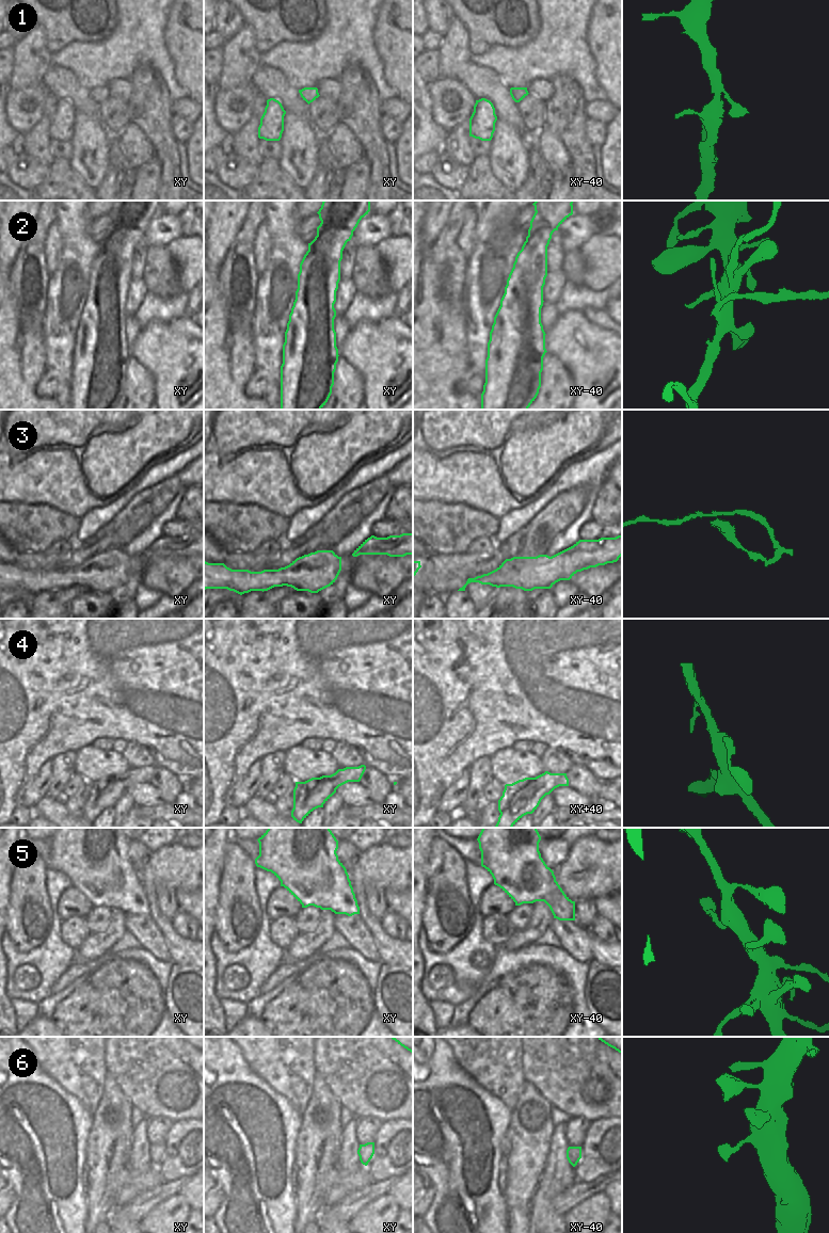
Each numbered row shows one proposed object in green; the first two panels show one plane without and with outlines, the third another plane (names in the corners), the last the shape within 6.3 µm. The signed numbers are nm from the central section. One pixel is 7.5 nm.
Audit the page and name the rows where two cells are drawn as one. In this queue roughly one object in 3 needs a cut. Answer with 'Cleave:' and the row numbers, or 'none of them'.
Cleave: 2

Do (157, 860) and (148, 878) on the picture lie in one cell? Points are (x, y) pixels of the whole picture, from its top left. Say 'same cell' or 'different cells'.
different cells

